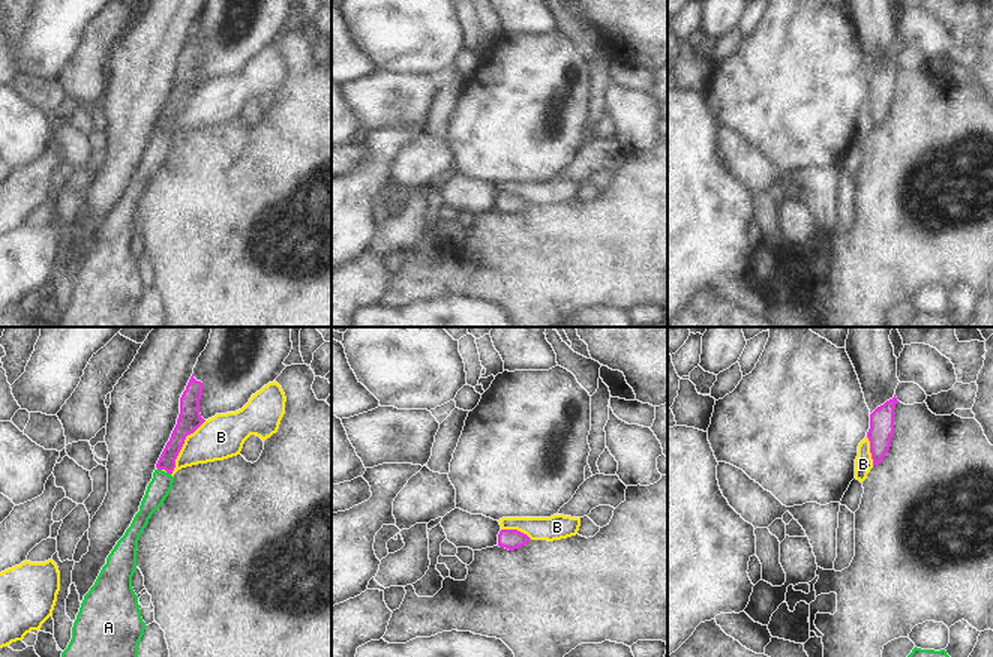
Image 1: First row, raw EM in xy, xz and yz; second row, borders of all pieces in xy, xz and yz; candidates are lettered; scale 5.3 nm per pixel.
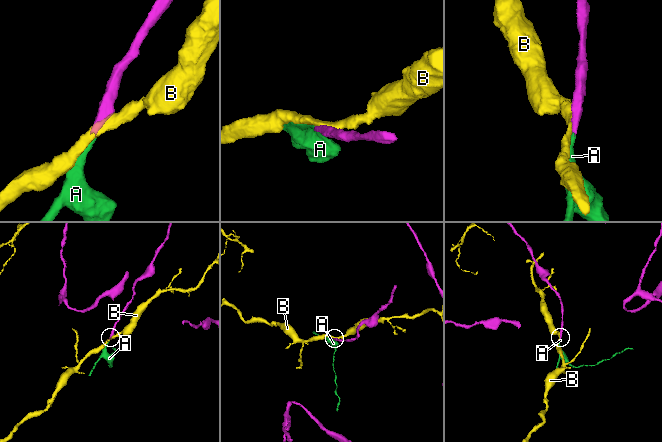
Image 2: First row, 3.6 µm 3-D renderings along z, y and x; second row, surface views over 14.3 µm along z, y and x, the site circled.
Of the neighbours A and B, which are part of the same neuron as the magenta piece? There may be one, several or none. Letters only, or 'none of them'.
A

